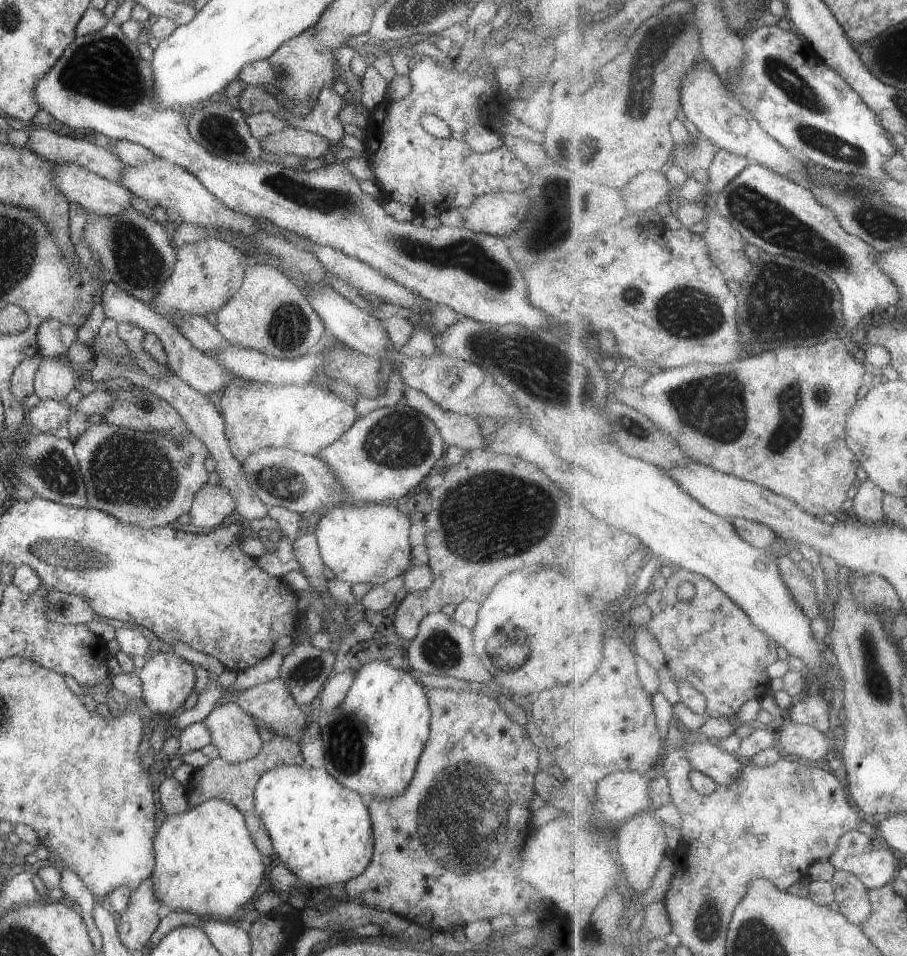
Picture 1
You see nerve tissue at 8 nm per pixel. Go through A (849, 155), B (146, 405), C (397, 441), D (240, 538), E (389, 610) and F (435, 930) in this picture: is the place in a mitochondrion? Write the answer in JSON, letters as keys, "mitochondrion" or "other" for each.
{"A":"mitochondrion","B":"other","C":"mitochondrion","D":"other","E":"other","F":"other"}

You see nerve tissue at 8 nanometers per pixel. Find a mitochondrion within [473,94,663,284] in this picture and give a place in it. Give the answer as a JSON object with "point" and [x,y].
{"point":[546,232]}

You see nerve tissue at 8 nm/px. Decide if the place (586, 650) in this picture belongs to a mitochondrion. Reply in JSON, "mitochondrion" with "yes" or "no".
{"mitochondrion":"no"}

